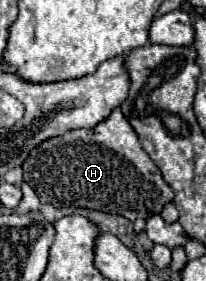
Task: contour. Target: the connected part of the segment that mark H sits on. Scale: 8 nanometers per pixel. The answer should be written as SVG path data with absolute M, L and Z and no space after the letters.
M113 108L113 112L95 128L69 130L63 136L49 138L39 146L35 146L31 156L23 162L23 180L35 190L41 204L51 204L55 208L75 206L75 208L101 210L119 214L131 222L135 218L149 218L151 214L159 214L161 208L173 200L173 190L165 184L159 168L141 148L135 130L125 120L119 108Z

